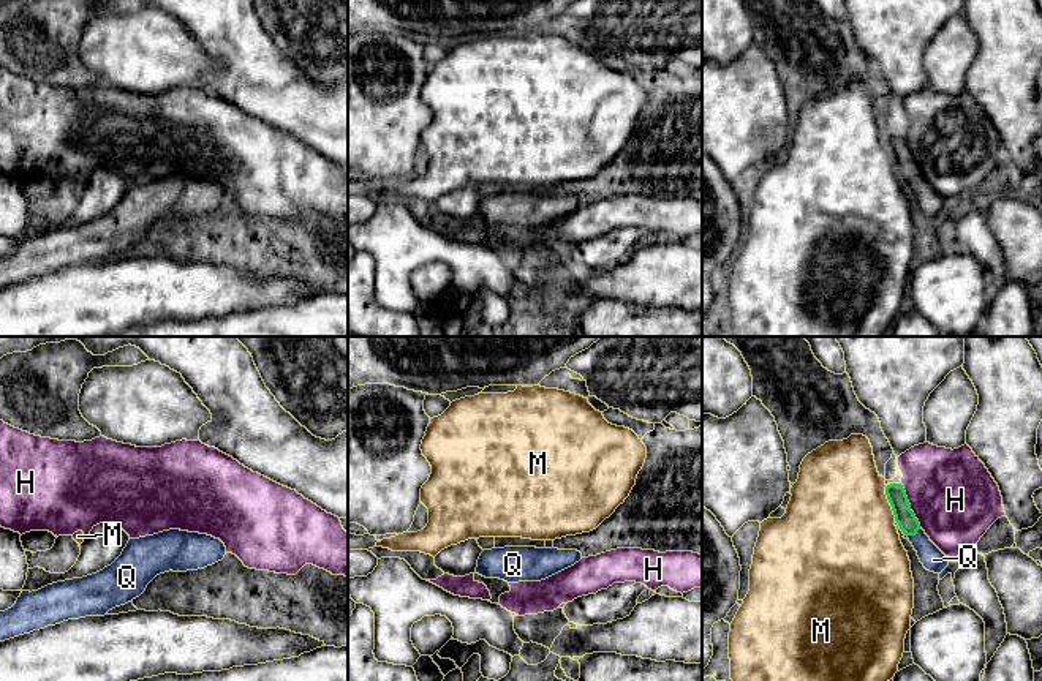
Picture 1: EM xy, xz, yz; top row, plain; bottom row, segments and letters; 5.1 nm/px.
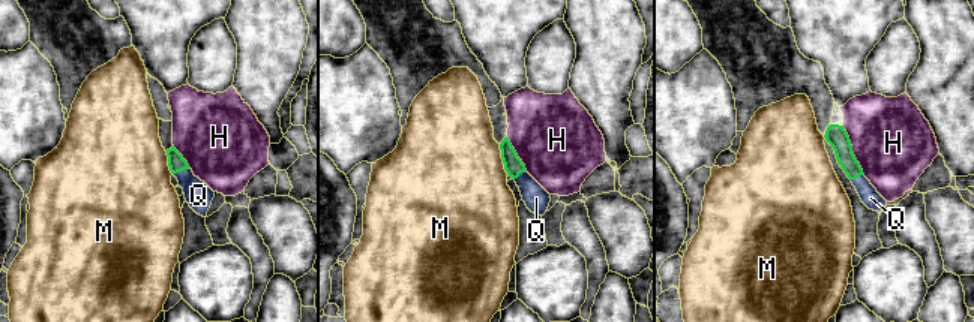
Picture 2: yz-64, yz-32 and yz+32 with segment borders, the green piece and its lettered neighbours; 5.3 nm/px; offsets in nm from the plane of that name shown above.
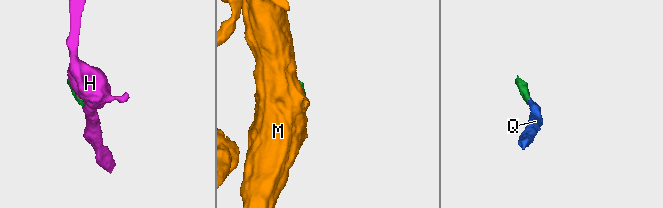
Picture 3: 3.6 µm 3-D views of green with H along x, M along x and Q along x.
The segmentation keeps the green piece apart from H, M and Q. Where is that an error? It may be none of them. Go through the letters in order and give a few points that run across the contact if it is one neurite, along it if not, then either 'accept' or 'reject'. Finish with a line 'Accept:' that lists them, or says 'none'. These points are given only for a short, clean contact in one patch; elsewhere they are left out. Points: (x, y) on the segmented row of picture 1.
H: reject
M: yz (886, 485), (886, 498), (895, 520) | reject
Q: yz (905, 517), (914, 534), (933, 560) | accept
Accept: Q

